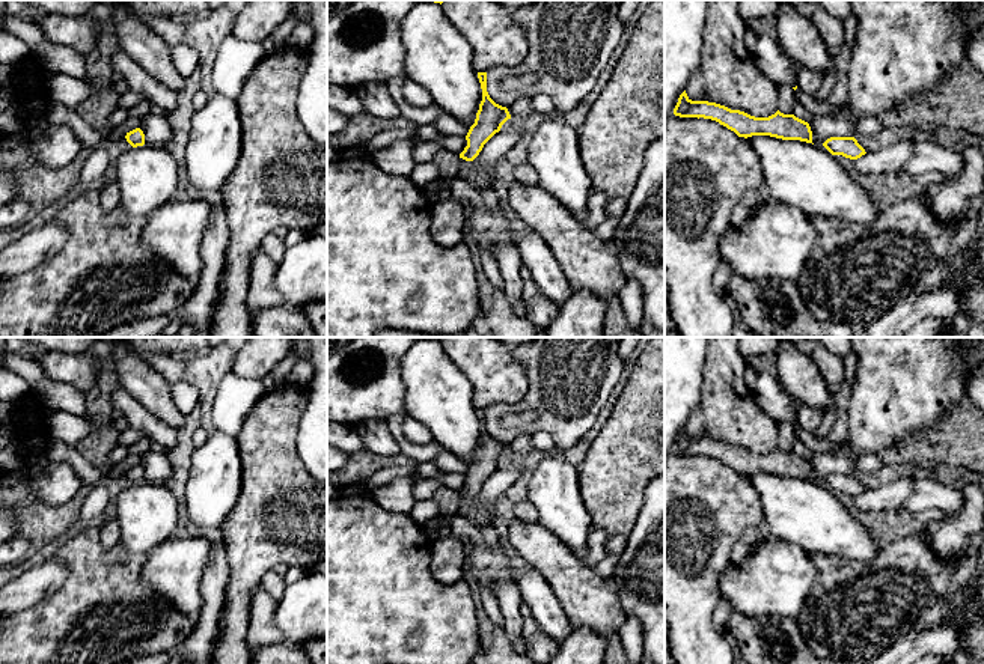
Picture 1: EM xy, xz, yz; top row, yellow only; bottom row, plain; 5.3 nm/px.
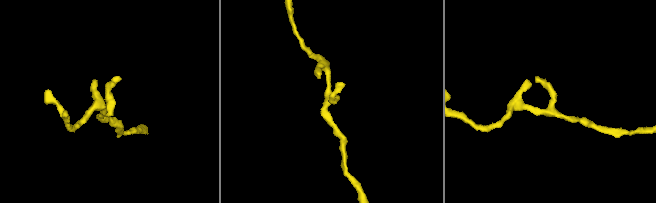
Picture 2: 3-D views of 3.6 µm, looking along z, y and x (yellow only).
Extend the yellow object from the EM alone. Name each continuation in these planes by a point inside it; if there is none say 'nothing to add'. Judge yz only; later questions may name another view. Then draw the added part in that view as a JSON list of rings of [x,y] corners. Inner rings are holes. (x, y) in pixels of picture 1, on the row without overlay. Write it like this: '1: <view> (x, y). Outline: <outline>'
nothing to add

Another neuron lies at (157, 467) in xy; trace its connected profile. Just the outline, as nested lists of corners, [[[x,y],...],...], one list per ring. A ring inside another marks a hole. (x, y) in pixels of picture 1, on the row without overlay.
[[[152,447],[146,453],[142,455],[139,465],[145,471],[145,482],[148,483],[163,483],[172,477],[172,464],[164,453],[160,452],[158,447]]]

